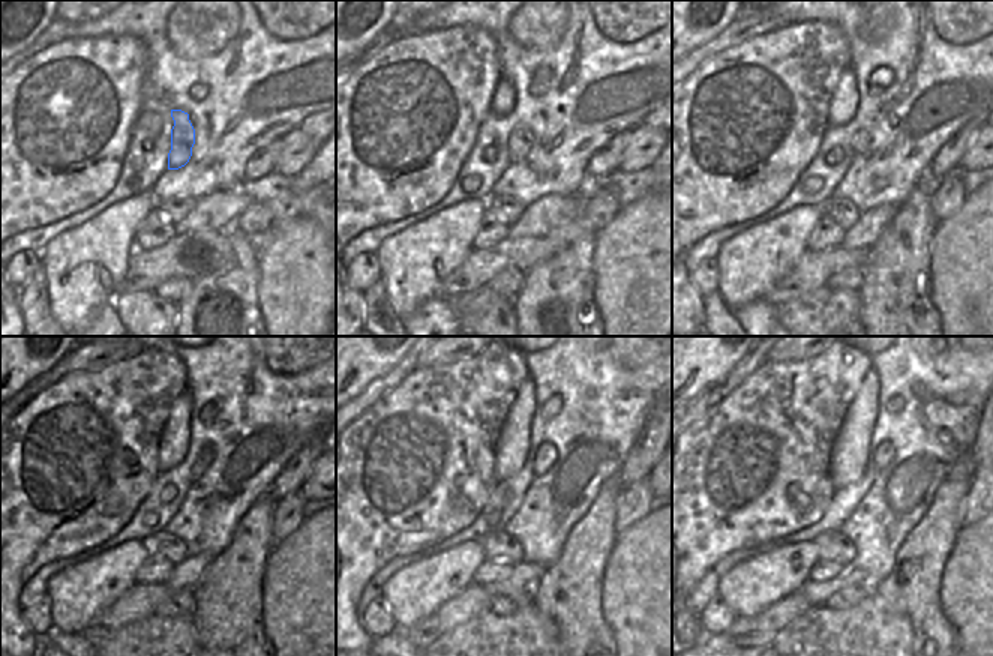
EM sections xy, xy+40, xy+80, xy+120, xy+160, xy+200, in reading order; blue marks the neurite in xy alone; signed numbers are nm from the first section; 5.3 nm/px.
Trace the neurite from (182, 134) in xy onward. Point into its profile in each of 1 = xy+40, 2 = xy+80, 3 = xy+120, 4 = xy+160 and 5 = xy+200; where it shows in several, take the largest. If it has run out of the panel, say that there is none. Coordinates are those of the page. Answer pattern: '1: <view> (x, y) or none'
1: xy+40 (521, 138)
2: xy+80 (861, 141)
3: xy+120 (200, 467)
4: xy+160 (546, 455)
5: xy+200 (884, 452)

